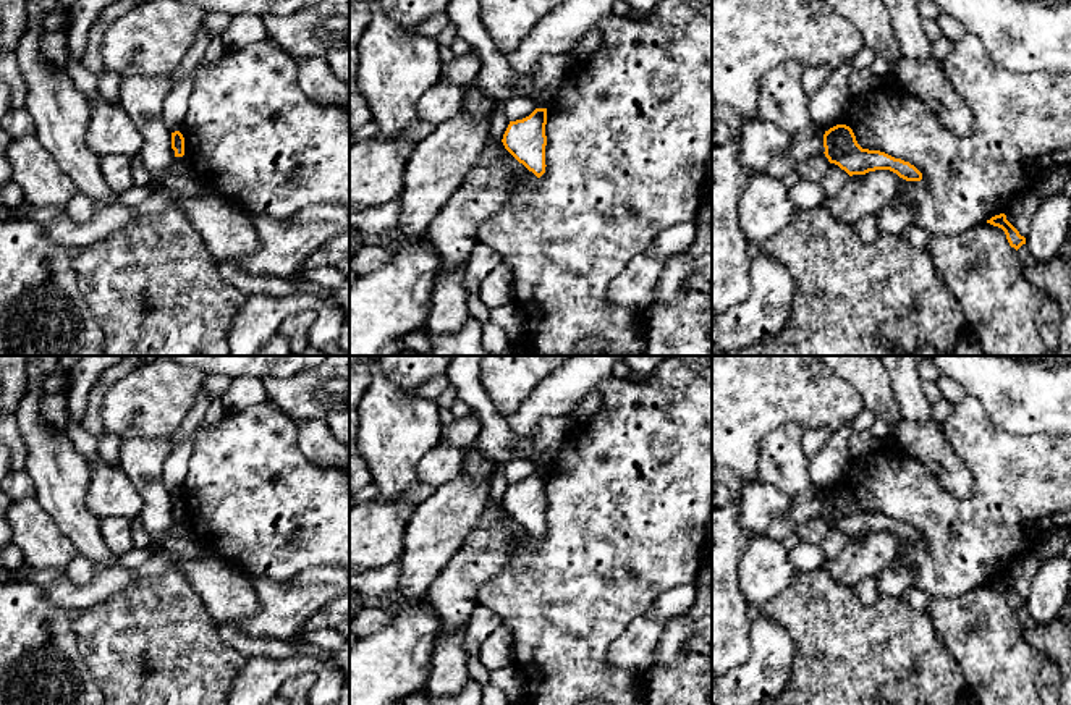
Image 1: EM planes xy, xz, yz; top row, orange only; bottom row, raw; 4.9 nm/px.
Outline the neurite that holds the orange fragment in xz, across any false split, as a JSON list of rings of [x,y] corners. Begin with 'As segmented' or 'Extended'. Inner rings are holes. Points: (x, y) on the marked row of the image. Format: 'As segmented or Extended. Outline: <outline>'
As segmented. Outline: [[[536,108],[529,116],[510,121],[505,134],[505,149],[537,178],[545,173],[545,125],[547,108]]]

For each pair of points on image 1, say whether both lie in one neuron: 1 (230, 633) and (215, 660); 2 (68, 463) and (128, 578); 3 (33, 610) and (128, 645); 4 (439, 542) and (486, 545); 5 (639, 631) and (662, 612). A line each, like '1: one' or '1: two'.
1: two
2: one
3: two
4: two
5: two

